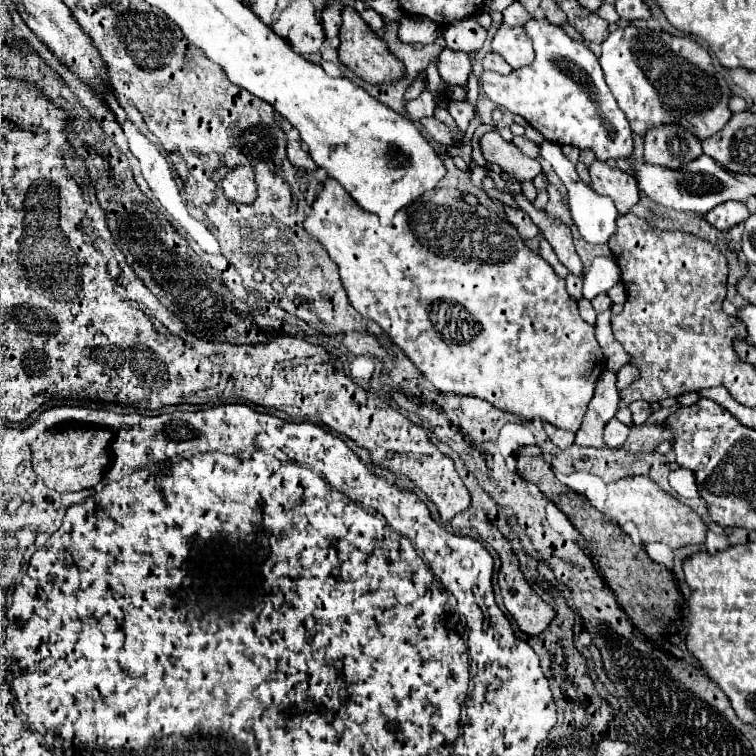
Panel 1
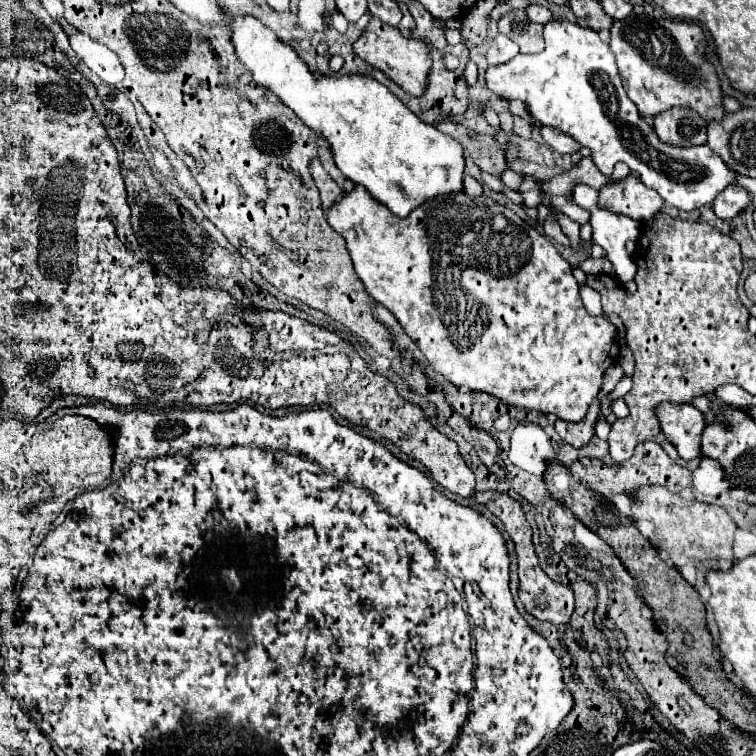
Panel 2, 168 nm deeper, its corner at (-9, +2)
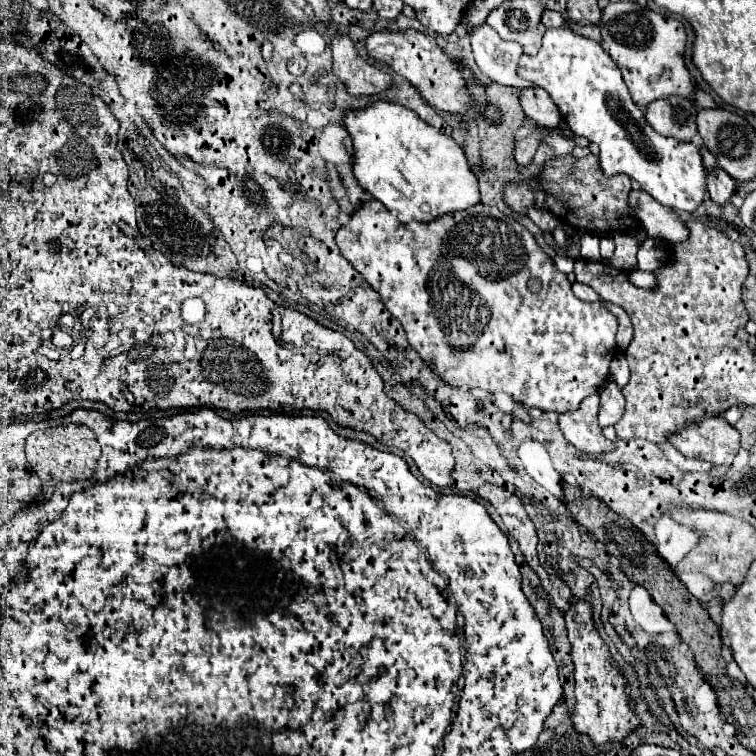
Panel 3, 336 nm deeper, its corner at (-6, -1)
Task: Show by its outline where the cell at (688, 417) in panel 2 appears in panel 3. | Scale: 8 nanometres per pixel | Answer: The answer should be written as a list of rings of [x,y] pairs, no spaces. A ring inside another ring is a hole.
[[[704,417],[698,425],[686,423],[678,433],[672,433],[668,437],[668,443],[676,447],[684,457],[690,459],[702,459],[712,465],[730,465],[740,449],[740,435],[736,429],[732,429],[724,419],[720,417]]]

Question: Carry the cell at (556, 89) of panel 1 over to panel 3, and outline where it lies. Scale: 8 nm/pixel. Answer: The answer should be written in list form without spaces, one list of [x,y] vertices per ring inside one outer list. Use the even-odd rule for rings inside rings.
[[[570,27],[548,29],[544,33],[544,41],[542,41],[538,55],[520,57],[518,75],[522,79],[532,81],[534,85],[542,87],[550,95],[550,99],[560,109],[562,119],[566,121],[568,129],[574,135],[586,137],[588,141],[592,141],[600,147],[600,167],[604,169],[606,175],[618,175],[618,173],[630,175],[658,203],[672,207],[676,211],[692,213],[700,207],[704,193],[706,193],[706,175],[708,175],[706,167],[702,163],[700,147],[694,143],[680,143],[674,137],[664,137],[646,123],[640,107],[634,105],[634,101],[630,99],[630,93],[622,81],[620,69],[616,67],[612,57],[604,51],[604,47],[598,41],[592,41],[588,37],[574,33]]]

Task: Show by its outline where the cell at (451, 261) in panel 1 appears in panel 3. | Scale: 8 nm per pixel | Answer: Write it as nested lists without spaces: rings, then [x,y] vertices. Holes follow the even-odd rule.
[[[372,199],[372,201],[364,201],[352,213],[350,221],[338,229],[336,245],[338,245],[340,253],[352,263],[352,267],[380,295],[386,309],[402,323],[408,343],[422,355],[424,363],[444,383],[448,383],[452,387],[470,387],[470,389],[480,387],[490,393],[506,393],[524,407],[536,407],[540,411],[552,411],[552,413],[568,413],[568,411],[576,411],[576,407],[580,407],[584,397],[598,393],[600,387],[604,385],[604,381],[608,379],[608,367],[610,367],[610,363],[614,359],[614,351],[616,351],[616,341],[614,341],[616,327],[618,327],[616,317],[610,311],[602,309],[602,305],[598,301],[584,303],[584,301],[576,299],[572,293],[570,281],[566,279],[566,273],[556,269],[554,259],[544,253],[544,249],[536,243],[534,235],[524,225],[520,225],[516,219],[500,213],[498,207],[476,203],[464,211],[456,211],[452,215],[442,215],[440,219],[436,219],[432,223],[416,223],[416,221],[400,223],[396,219],[396,213],[388,211],[380,201]]]

